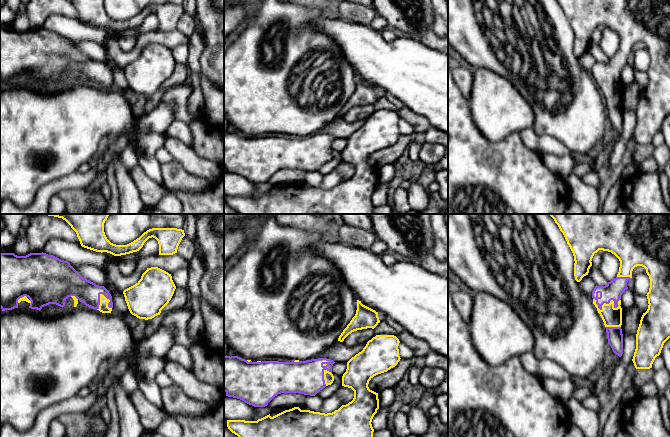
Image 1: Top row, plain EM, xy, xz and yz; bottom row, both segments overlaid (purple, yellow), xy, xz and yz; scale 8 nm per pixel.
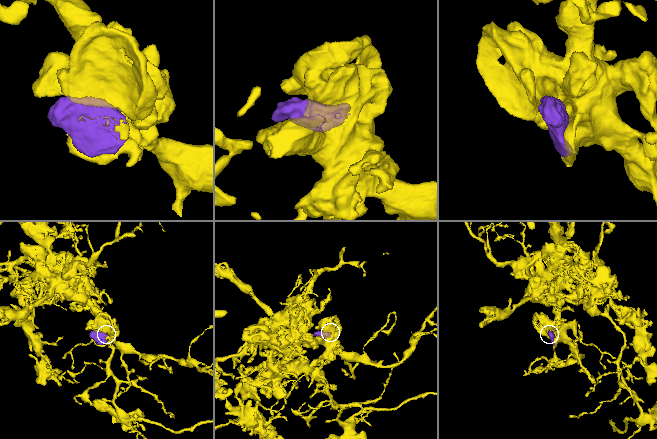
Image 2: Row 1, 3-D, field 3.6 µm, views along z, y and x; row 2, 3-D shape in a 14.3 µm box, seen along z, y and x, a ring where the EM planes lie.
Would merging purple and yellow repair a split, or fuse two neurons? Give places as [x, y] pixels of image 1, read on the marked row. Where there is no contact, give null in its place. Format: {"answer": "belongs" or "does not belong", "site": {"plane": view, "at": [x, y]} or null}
{"answer": "belongs", "site": {"plane": "yz", "at": [605, 302]}}

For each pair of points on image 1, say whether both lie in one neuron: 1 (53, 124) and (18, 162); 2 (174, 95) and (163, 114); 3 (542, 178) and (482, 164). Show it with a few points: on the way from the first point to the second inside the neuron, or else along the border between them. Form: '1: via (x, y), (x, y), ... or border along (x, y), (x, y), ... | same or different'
1: via (44, 133), (24, 153) | same
2: border along (160, 101), (173, 106), (175, 118) | different
3: via (527, 178), (497, 178) | same

